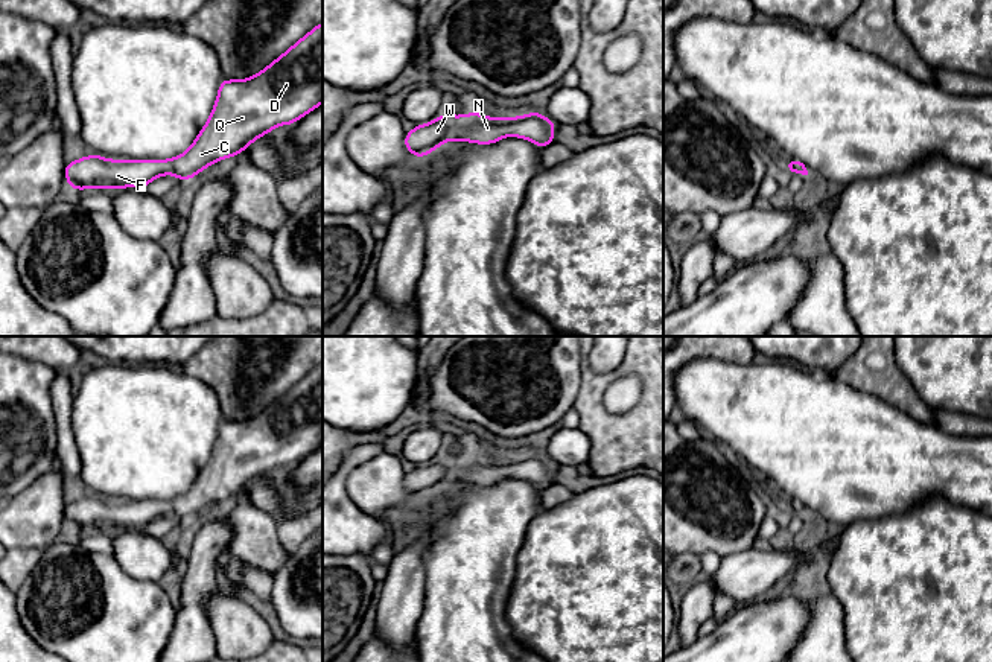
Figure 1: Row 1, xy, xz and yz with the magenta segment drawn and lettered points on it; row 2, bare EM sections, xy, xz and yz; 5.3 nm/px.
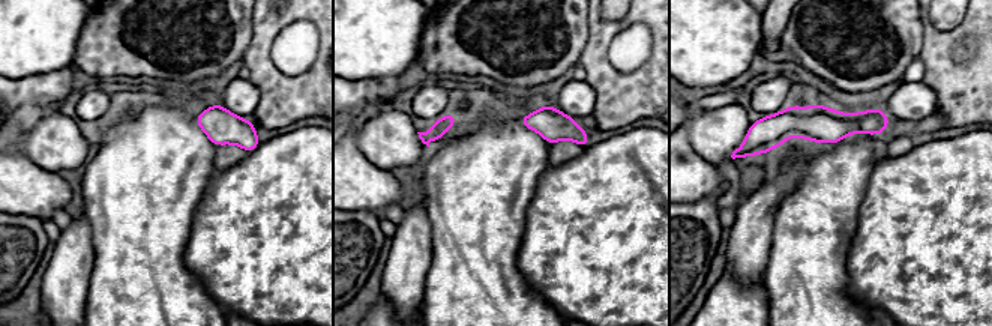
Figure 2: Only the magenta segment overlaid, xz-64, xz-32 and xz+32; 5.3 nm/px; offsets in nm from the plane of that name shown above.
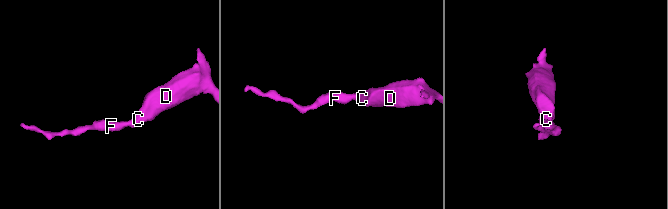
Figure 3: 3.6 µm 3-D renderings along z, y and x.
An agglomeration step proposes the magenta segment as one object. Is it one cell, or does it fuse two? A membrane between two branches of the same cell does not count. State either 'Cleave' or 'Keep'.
Keep

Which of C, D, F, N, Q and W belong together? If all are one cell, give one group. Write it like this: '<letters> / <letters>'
C D F N Q W

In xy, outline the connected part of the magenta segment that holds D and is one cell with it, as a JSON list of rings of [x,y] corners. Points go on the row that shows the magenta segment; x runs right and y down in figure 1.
[[[323,23],[315,26],[300,41],[289,47],[260,73],[240,79],[222,79],[218,97],[207,123],[192,146],[172,160],[108,160],[91,154],[64,166],[64,175],[73,190],[82,189],[145,189],[158,177],[172,173],[180,181],[192,180],[196,173],[227,157],[234,158],[256,138],[266,135],[275,126],[292,125],[318,108],[323,102]]]

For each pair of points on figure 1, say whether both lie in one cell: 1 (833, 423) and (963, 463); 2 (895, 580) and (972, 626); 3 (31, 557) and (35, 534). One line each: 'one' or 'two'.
1: one
2: one
3: two

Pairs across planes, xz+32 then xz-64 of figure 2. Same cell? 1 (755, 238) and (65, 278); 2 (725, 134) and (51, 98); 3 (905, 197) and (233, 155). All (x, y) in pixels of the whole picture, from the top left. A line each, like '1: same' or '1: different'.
1: same
2: different
3: different

